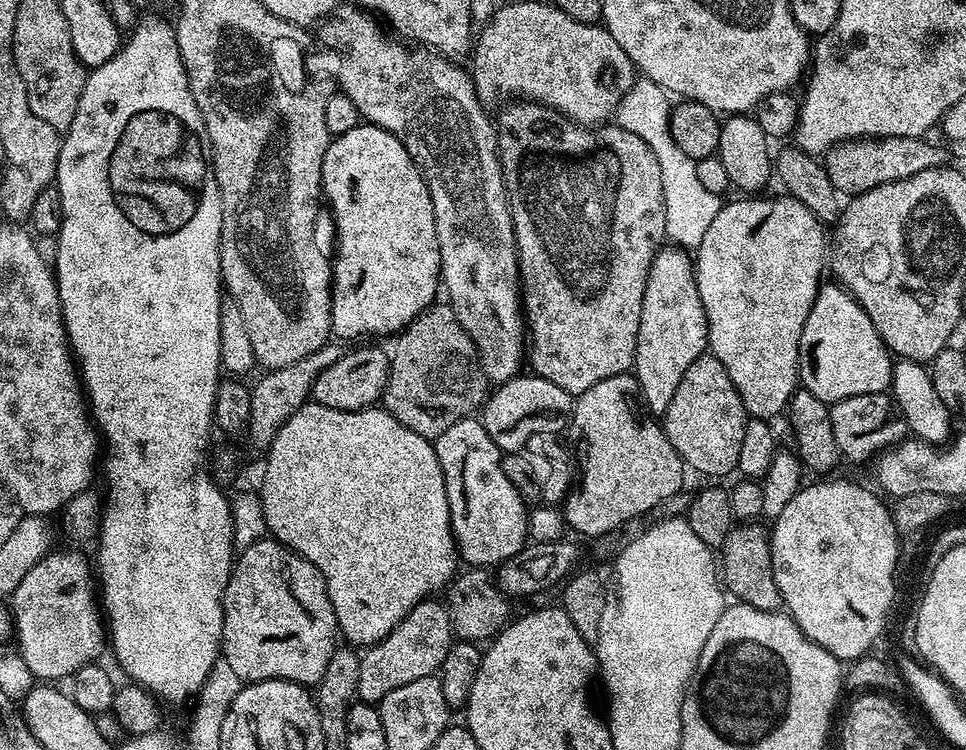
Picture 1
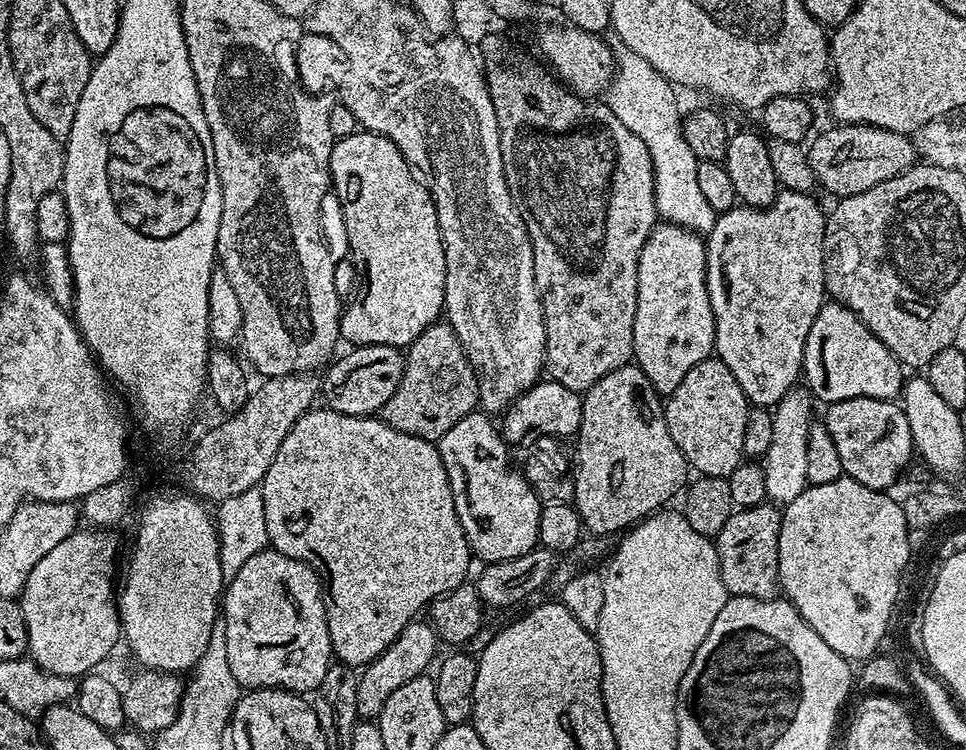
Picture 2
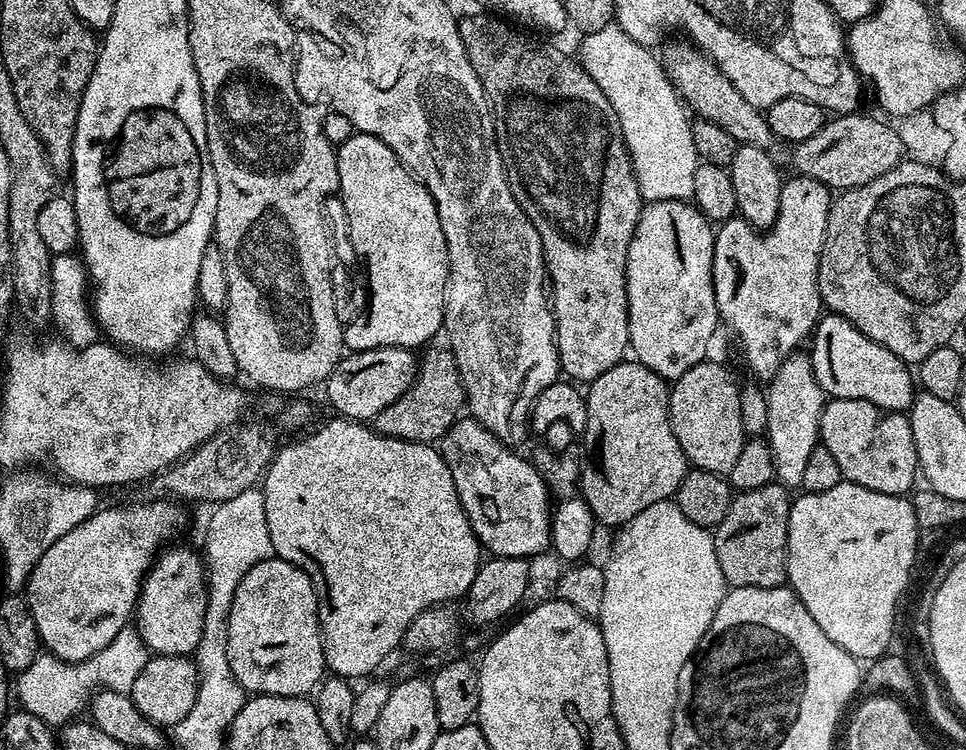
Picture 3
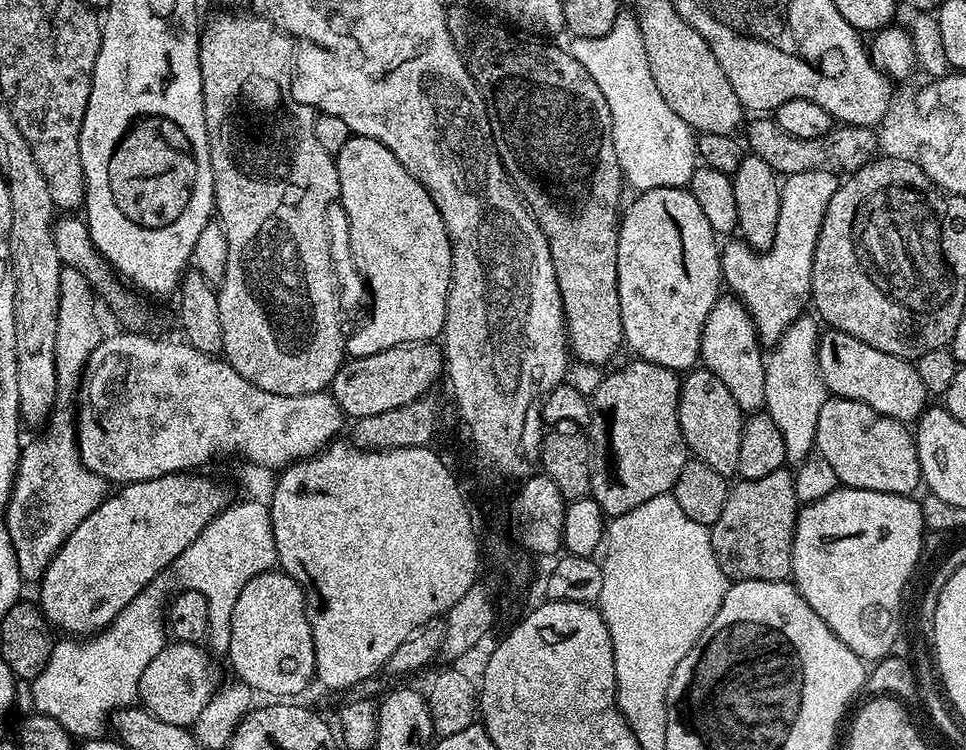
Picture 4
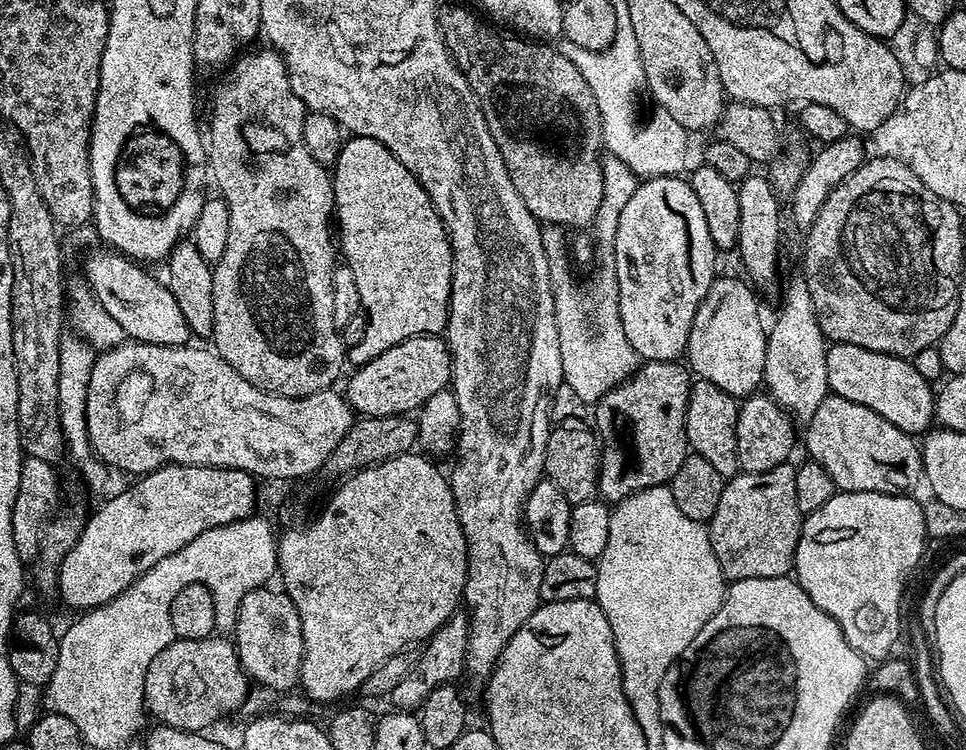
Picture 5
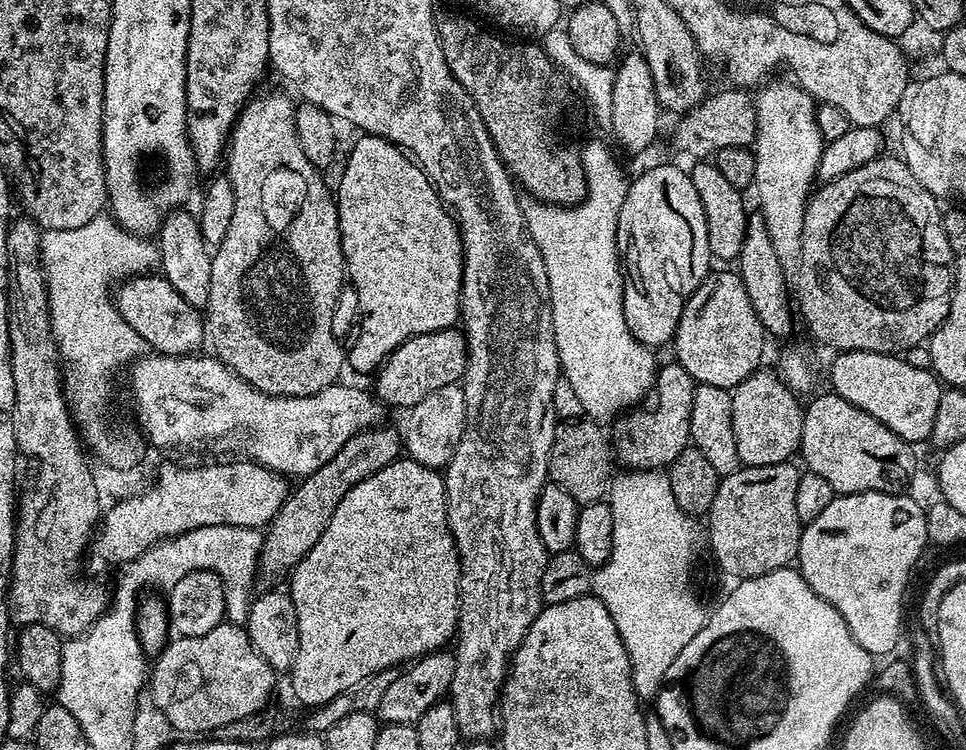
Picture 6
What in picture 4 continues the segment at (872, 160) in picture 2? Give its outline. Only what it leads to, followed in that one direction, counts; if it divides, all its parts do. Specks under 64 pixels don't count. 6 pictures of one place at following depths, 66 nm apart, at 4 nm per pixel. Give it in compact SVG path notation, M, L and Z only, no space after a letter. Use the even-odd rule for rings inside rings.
M758 116L753 120L755 121L752 124L750 122L747 125L750 140L748 144L750 148L752 146L751 151L782 176L810 169L826 169L835 172L846 170L845 173L850 174L869 163L878 150L875 131L866 127L839 125L833 127L822 138L796 139L778 127L775 119L771 117Z

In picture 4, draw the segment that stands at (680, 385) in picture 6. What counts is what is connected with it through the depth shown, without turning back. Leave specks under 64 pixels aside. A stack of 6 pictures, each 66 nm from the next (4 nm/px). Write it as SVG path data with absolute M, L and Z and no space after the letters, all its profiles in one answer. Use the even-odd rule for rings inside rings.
M629 361L617 372L607 373L591 393L592 418L586 425L592 446L590 495L608 518L626 514L650 498L669 495L690 459L678 422L681 377L654 362Z

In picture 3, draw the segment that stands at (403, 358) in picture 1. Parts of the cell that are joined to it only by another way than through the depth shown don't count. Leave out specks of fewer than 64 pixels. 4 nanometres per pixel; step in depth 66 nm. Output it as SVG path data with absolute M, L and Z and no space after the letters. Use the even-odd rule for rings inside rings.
M444 346L431 348L427 349L429 352L425 356L419 357L416 381L412 387L402 394L402 398L398 398L398 402L390 402L390 406L386 406L386 410L376 416L374 427L383 436L432 444L444 437L453 424L461 419L466 408L466 397L454 354Z

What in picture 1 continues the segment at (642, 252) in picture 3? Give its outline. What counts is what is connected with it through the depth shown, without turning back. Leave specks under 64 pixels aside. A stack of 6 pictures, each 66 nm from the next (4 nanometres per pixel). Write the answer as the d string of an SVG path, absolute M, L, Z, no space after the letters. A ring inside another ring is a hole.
M661 247L648 271L634 365L634 375L649 412L662 414L668 409L678 382L682 382L682 374L686 374L690 362L705 355L707 348L708 323L698 294L693 257L682 248Z

